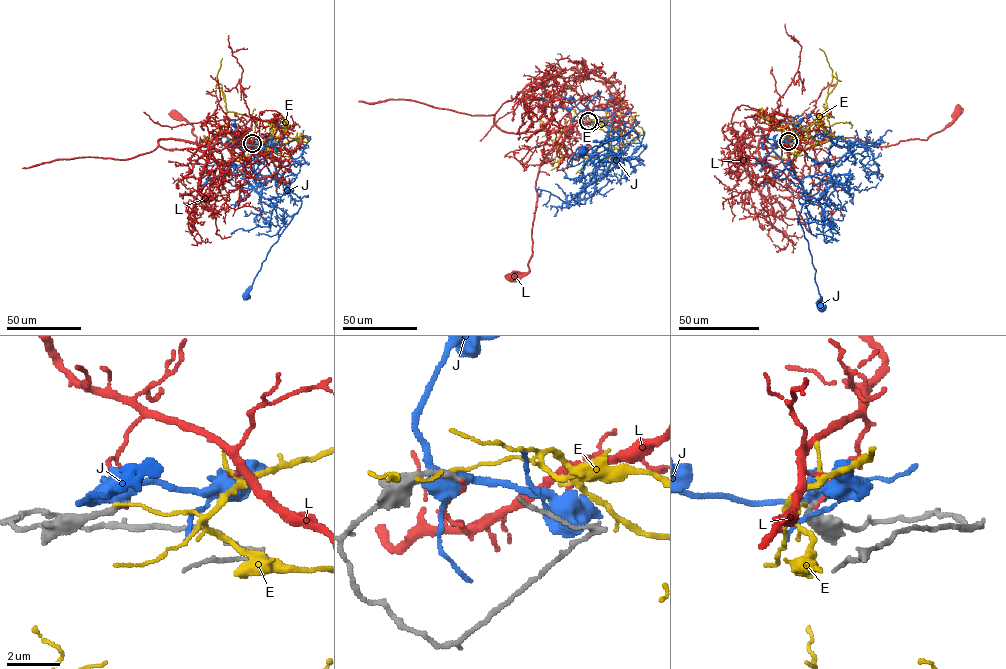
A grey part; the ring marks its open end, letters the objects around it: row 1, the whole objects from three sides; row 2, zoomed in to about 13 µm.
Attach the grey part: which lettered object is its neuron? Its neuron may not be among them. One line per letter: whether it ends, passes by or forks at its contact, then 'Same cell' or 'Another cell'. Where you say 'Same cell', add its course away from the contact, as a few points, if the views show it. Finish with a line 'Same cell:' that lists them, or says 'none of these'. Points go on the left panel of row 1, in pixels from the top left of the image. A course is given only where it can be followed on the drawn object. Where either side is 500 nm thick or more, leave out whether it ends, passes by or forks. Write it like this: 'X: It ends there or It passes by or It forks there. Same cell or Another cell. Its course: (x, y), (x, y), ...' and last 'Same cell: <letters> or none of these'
E: It ends there. Another cell
J: It forks there. Another cell
L: It ends there. Another cell
Same cell: none of these

